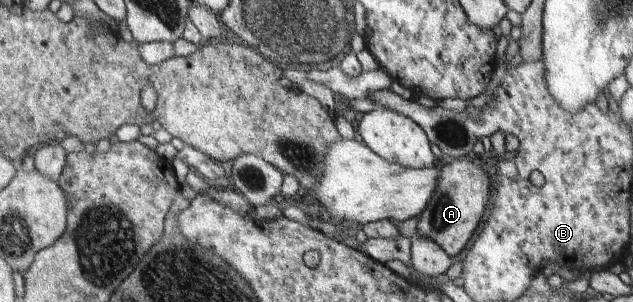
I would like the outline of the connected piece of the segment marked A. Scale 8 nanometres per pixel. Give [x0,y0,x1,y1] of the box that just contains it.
[417,156,493,256]

